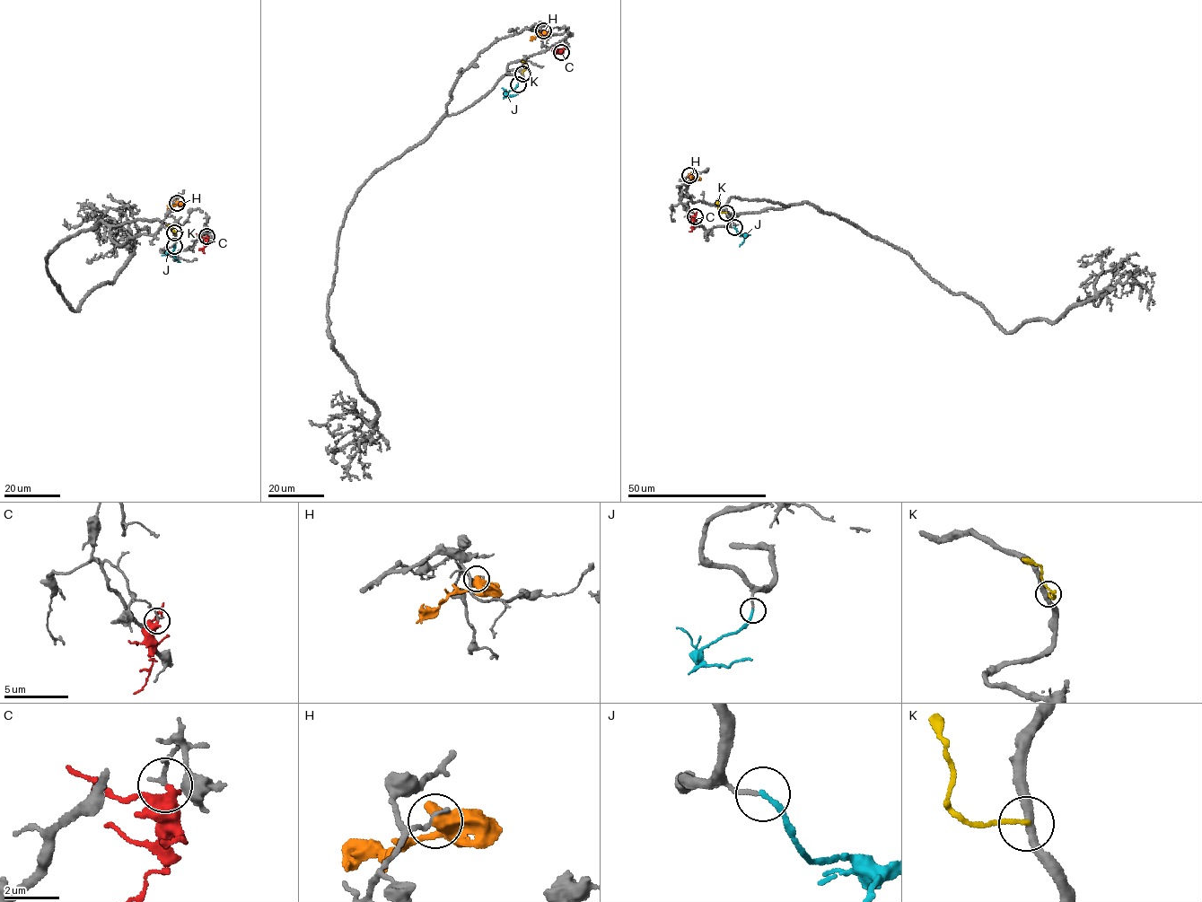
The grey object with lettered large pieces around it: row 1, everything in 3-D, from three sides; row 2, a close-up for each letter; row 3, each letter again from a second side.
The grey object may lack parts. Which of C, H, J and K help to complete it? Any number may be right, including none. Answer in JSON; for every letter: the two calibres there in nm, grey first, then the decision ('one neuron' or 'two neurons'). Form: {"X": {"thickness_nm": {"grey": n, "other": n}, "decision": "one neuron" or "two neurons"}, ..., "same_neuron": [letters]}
{"C": {"thickness_nm": {"grey": 160, "other": 480}, "decision": "two neurons"}, "H": {"thickness_nm": {"grey": 180, "other": 700}, "decision": "two neurons"}, "J": {"thickness_nm": {"grey": 150, "other": 200}, "decision": "one neuron"}, "K": {"thickness_nm": {"grey": 340, "other": 140}, "decision": "two neurons"}, "same_neuron": ["J"]}

